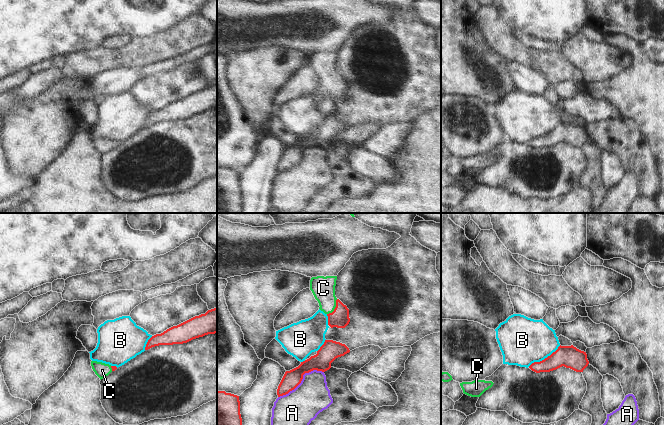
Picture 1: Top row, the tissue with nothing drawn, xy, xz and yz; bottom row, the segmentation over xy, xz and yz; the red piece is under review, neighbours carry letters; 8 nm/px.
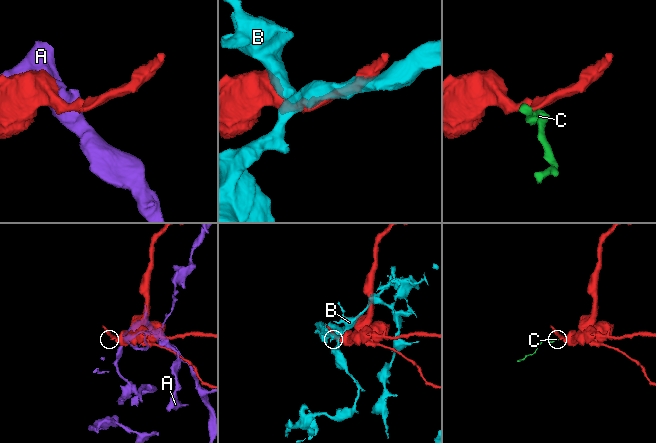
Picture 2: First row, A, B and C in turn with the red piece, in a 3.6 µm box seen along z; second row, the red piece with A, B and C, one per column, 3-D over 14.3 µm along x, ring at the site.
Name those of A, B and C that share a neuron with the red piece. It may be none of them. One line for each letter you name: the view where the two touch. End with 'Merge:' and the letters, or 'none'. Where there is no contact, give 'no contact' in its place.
C: xz
Merge: C

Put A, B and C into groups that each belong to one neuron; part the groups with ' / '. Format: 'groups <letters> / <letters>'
groups A / B / C

